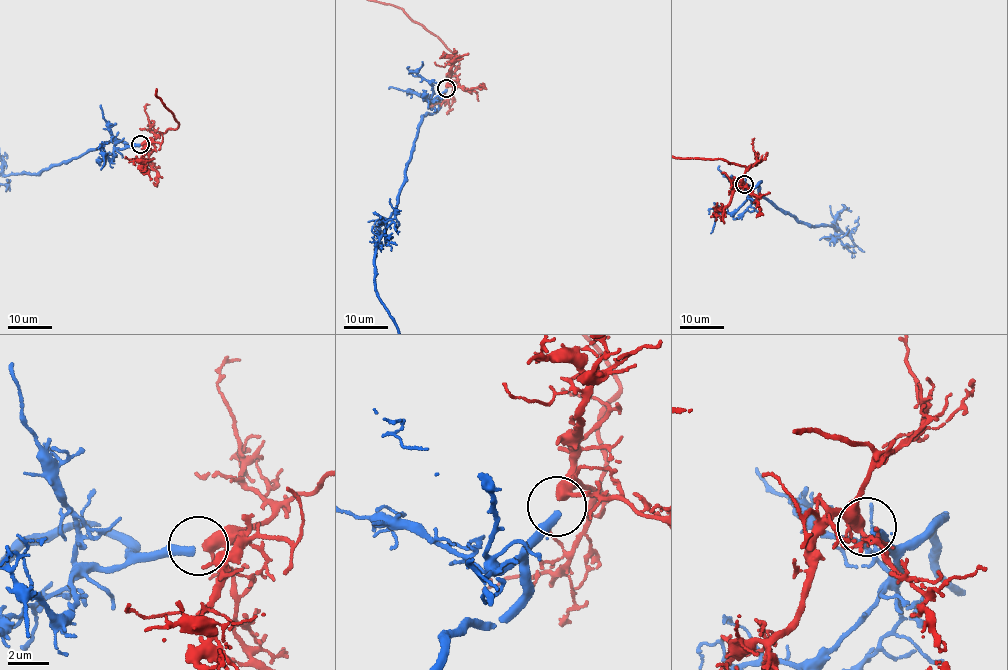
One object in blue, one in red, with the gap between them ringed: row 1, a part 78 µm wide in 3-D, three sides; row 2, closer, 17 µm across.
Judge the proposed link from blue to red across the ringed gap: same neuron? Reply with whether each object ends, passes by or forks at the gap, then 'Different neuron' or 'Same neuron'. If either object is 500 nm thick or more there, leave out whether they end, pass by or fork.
At the ring blue ends. At the ring red passes by. Same neuron

